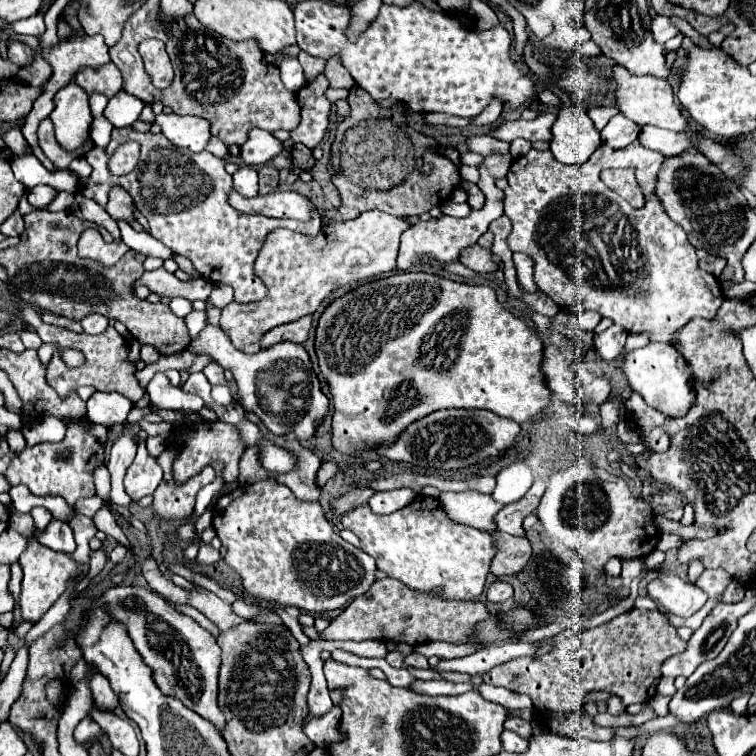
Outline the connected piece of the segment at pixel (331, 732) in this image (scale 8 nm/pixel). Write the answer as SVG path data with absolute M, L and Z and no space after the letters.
M332 708L326 716L310 720L306 724L304 732L306 732L306 736L314 736L314 744L316 746L324 748L326 744L336 742L336 738L338 738L338 734L336 734L338 720L340 720L340 708Z

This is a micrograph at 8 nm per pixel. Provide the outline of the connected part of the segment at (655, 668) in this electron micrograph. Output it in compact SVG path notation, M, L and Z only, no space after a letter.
M632 608L630 612L584 632L574 632L568 636L564 642L558 642L554 650L542 654L542 656L524 656L524 658L514 658L504 664L498 664L490 668L488 672L482 674L484 682L508 688L518 694L528 694L534 702L534 708L538 714L544 710L548 714L566 714L568 718L562 720L560 724L554 724L554 732L560 736L570 736L570 738L588 738L588 740L610 740L614 734L614 728L600 728L592 722L592 718L584 712L584 702L588 692L592 690L606 690L610 694L616 694L622 698L626 706L634 702L646 702L648 698L654 696L658 680L660 680L660 666L668 656L684 652L686 642L676 634L676 628L668 624L668 620L656 612L656 610L642 610L642 608Z

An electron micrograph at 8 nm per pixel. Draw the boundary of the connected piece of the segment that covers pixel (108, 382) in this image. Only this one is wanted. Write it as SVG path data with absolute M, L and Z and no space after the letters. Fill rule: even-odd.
M20 300L16 304L14 314L18 314L20 320L30 324L36 330L36 334L42 338L42 342L48 342L48 344L56 346L56 350L50 358L50 364L48 364L48 384L56 390L56 394L60 398L66 398L66 394L70 390L76 390L80 386L94 386L96 390L102 390L102 392L118 392L118 394L126 396L132 402L138 402L142 398L142 388L140 388L140 384L134 376L136 368L134 368L134 364L130 364L126 360L128 342L112 326L104 334L98 334L98 336L76 334L76 332L66 330L66 328L56 328L56 326L50 326L50 324L42 322L38 312L34 310L34 306L30 306L24 300ZM68 348L80 350L84 354L84 364L82 366L76 366L76 368L66 366L66 362L62 360L62 350L68 350Z

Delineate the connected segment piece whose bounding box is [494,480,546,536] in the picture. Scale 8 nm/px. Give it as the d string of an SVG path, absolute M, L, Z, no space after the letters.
M536 480L532 484L532 488L526 492L526 496L510 506L504 506L496 516L494 516L494 522L496 522L496 528L500 532L508 532L512 536L524 536L524 528L522 528L522 520L530 514L536 512L538 504L540 504L540 498L544 494L544 488L546 488L546 482L544 480Z

